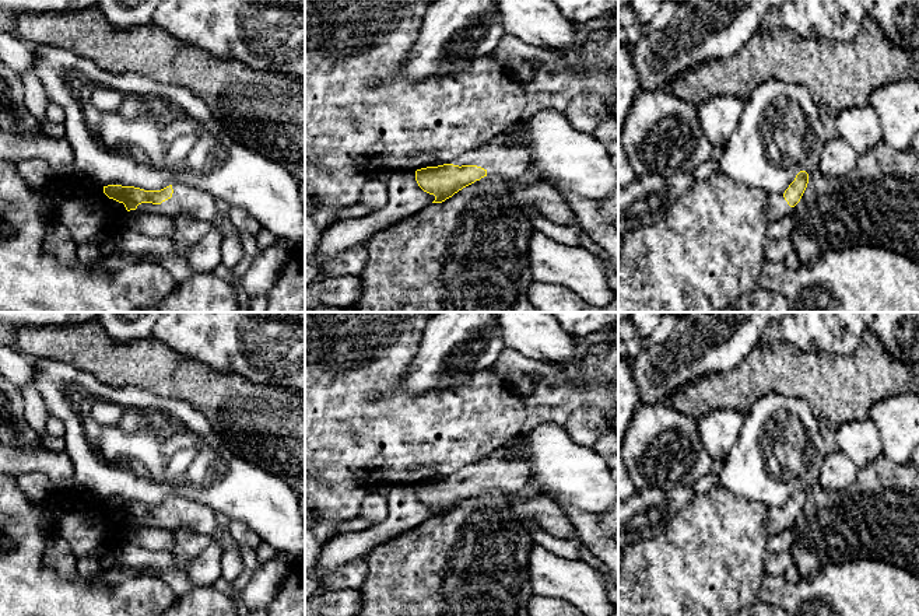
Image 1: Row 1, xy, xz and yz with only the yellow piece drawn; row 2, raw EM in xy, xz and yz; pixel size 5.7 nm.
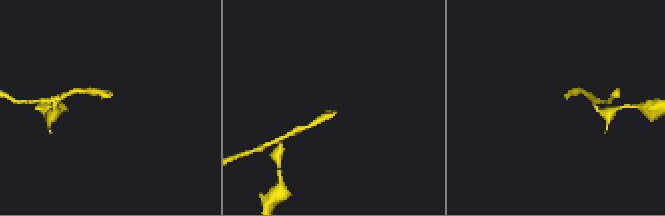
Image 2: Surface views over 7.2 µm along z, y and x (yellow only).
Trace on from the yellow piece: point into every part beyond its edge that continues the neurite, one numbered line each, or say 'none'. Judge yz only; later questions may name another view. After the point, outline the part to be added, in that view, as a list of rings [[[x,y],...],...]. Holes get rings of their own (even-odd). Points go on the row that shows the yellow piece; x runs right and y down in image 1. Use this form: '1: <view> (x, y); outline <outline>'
1: yz (778, 207); outline [[[771,193],[768,197],[768,220],[775,221],[793,213],[793,207],[788,204],[783,193]]]

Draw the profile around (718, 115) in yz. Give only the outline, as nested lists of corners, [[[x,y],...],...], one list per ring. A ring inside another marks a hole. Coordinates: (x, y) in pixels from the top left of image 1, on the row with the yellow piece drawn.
[[[713,95],[697,106],[702,136],[712,147],[723,147],[743,113],[744,101],[734,95]]]

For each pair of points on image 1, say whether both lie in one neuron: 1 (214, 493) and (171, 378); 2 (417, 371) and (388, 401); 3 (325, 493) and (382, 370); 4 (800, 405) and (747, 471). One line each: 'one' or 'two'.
1: two
2: two
3: two
4: one

